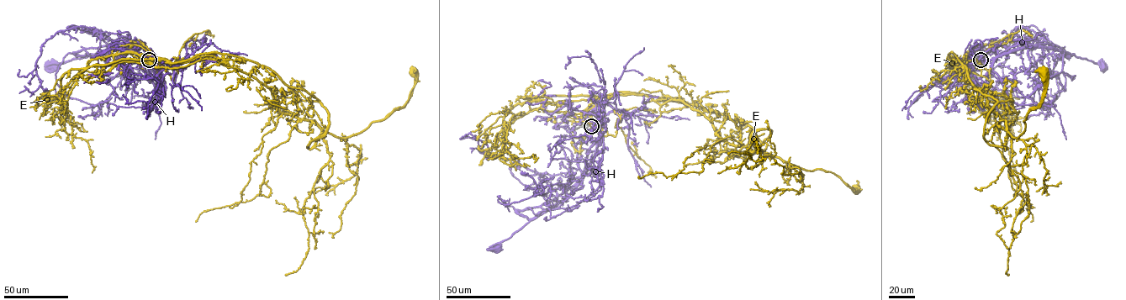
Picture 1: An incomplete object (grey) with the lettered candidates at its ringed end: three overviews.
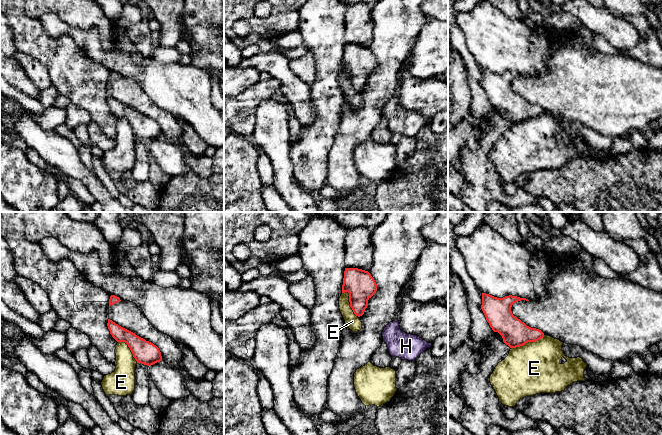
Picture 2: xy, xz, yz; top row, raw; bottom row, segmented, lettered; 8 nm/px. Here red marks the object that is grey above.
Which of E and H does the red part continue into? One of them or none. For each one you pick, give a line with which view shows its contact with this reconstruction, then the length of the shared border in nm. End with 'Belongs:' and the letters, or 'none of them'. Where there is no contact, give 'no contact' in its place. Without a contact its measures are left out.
H: no contact
Belongs: H

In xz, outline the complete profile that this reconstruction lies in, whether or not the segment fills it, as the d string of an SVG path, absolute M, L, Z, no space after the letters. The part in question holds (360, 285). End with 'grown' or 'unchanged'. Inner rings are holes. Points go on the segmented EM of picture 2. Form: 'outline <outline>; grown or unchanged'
outline M345 268L342 293L349 293L350 307L358 317L364 314L368 300L376 293L377 284L368 271Z; unchanged

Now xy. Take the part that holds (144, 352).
outline M108 319L107 326L110 334L117 342L125 342L128 345L137 363L151 366L162 361L161 352L153 343L119 326L110 319Z; unchanged

